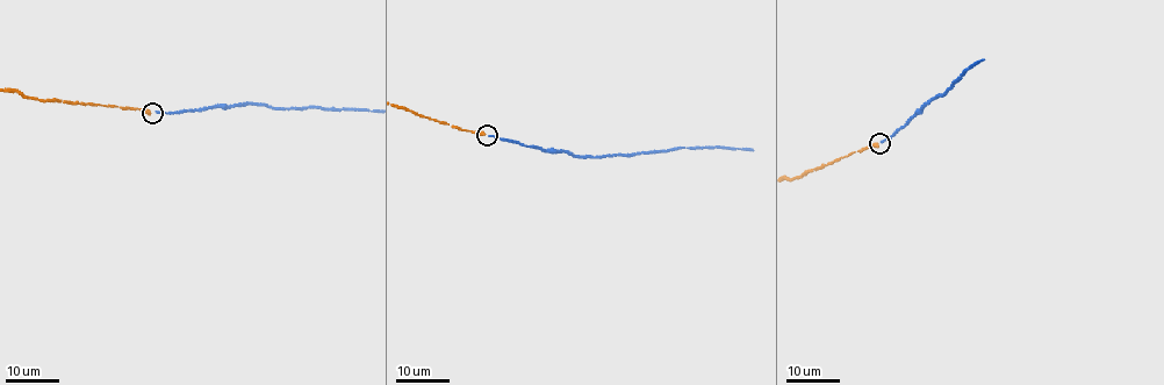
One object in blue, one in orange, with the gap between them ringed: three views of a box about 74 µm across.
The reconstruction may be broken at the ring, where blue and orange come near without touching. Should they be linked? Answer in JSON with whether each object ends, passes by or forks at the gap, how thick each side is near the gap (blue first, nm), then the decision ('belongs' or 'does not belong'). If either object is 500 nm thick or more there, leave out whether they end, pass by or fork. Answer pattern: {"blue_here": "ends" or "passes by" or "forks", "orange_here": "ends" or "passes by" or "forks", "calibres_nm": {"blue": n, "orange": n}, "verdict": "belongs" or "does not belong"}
{"blue_here": "ends", "orange_here": "ends", "calibres_nm": {"blue": 170, "orange": 400}, "verdict": "belongs"}

